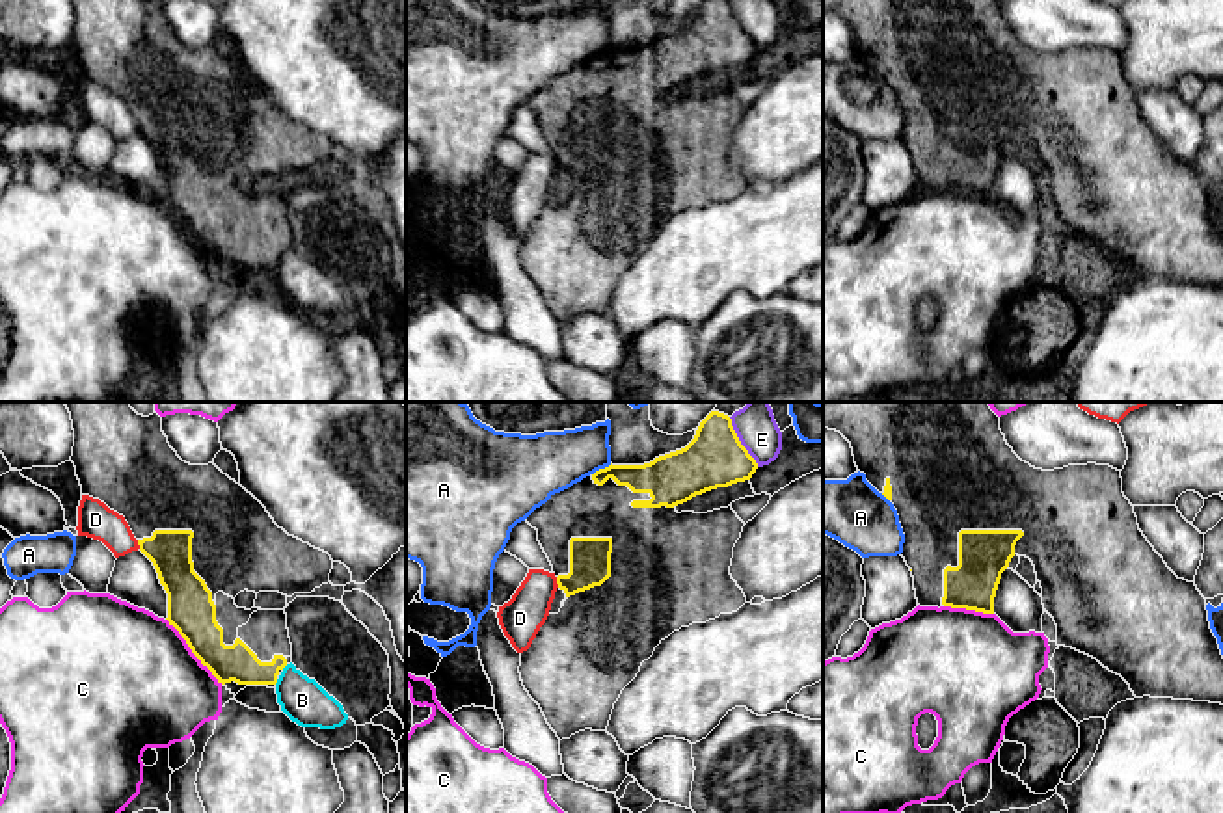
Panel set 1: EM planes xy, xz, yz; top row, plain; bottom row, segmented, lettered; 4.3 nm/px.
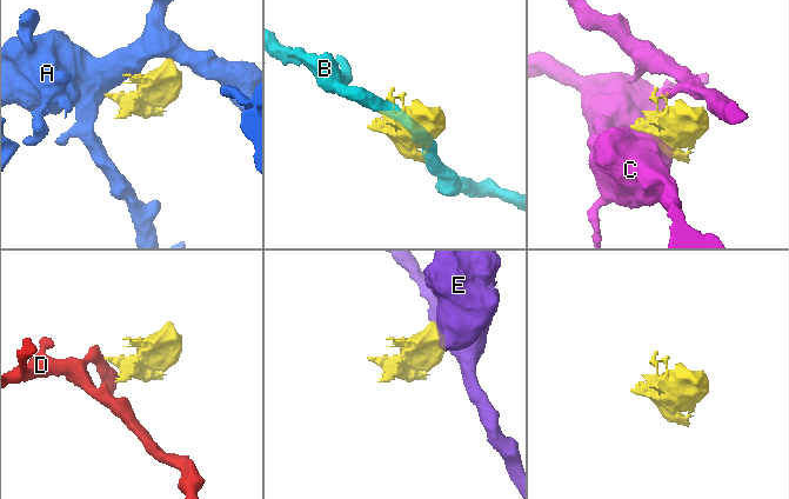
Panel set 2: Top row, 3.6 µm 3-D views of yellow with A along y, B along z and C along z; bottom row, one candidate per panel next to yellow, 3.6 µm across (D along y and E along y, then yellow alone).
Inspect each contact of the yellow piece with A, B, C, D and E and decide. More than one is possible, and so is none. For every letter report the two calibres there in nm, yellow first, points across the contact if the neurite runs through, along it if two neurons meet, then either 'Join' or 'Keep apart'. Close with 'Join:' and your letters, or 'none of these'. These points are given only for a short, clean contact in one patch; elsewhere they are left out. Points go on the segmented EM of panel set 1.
A: Thickness 150 nm (yellow) against 260 nm. Keep apart
B: Thickness 160 nm (yellow) against 190 nm. Keep apart
C: Thickness 200 nm (yellow) against 500 nm. Keep apart
D: Thickness 180 nm (yellow) against 180 nm. Boundary: xz (555, 577), (559, 586). Keep apart
E: Thickness 260 nm (yellow) against 180 nm. Boundary: xz (728, 417), (739, 443), (758, 466). Keep apart
Join: none of these

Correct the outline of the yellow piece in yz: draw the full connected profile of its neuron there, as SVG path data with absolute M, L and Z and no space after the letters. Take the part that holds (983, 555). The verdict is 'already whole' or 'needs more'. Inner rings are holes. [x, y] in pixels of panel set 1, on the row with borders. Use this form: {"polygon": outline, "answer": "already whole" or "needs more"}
{"polygon": "M823 402L823 430L840 432L853 448L854 463L866 480L882 493L897 510L905 534L903 553L907 566L914 577L914 590L920 606L951 606L983 614L994 614L994 597L1001 573L1009 567L1015 554L1033 562L1037 580L1042 588L1044 610L1057 625L1057 646L1072 647L1096 659L1104 668L1121 675L1136 698L1173 698L1210 701L1223 705L1223 655L1208 621L1206 599L1195 582L1178 579L1154 551L1139 530L1134 506L1122 493L1121 471L1109 465L1068 465L1063 469L1042 471L1022 461L1007 445L1000 430L1000 417L990 409L988 402Z", "answer": "needs more"}

